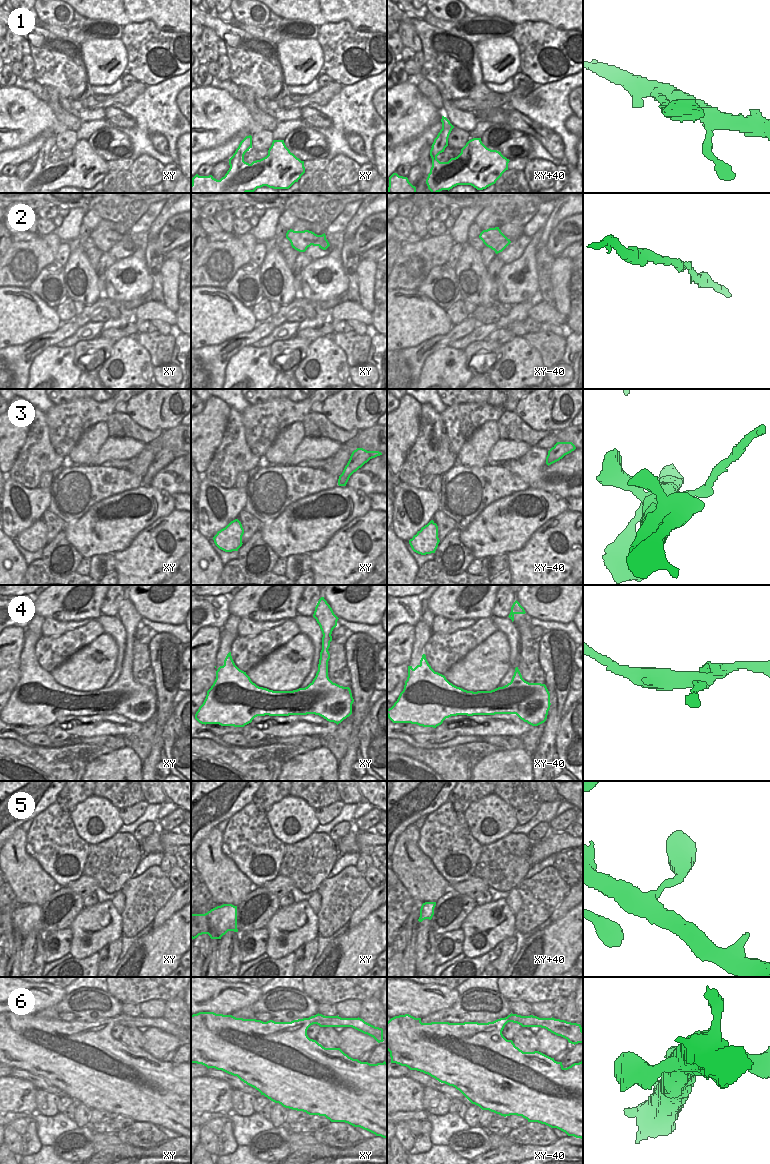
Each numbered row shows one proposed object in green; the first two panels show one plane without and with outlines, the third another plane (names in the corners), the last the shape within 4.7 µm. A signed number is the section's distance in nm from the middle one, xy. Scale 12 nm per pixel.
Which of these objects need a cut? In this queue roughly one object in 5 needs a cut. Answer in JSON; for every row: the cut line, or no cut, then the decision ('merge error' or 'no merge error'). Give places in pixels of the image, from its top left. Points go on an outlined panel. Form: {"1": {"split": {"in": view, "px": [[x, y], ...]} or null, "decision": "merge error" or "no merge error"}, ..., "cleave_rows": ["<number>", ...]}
{"1": {"split": null, "decision": "no merge error"}, "2": {"split": null, "decision": "no merge error"}, "3": {"split": {"in": "xy", "px": [[341, 474], [349, 476]]}, "decision": "merge error"}, "4": {"split": null, "decision": "no merge error"}, "5": {"split": null, "decision": "no merge error"}, "6": {"split": null, "decision": "no merge error"}, "cleave_rows": ["3"]}

